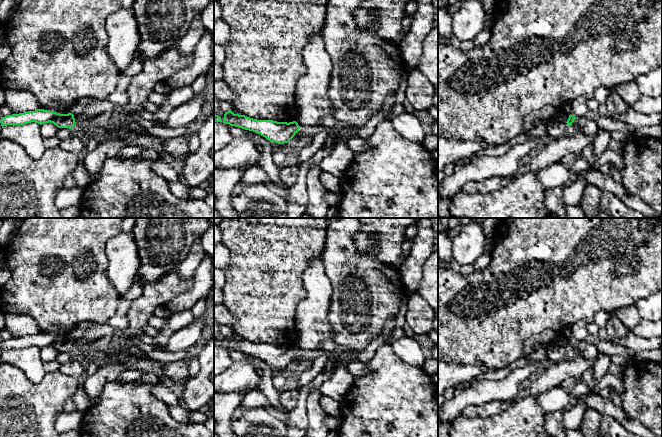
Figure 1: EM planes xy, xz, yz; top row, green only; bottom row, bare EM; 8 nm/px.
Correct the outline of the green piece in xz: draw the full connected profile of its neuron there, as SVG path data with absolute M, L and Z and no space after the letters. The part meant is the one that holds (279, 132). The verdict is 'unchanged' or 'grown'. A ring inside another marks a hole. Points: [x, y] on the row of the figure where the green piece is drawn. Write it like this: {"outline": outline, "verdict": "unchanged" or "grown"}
{"outline": "M231 110L225 112L223 123L253 131L270 142L278 144L288 143L300 129L296 121L287 123L273 120L257 120L245 115L234 114Z", "verdict": "unchanged"}

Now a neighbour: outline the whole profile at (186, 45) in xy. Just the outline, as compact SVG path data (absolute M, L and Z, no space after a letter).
M200 15L195 16L186 31L186 34L176 43L178 51L183 55L194 53L205 30Z

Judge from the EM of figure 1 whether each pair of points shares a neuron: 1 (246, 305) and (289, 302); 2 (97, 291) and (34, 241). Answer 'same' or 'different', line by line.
1: same
2: same

